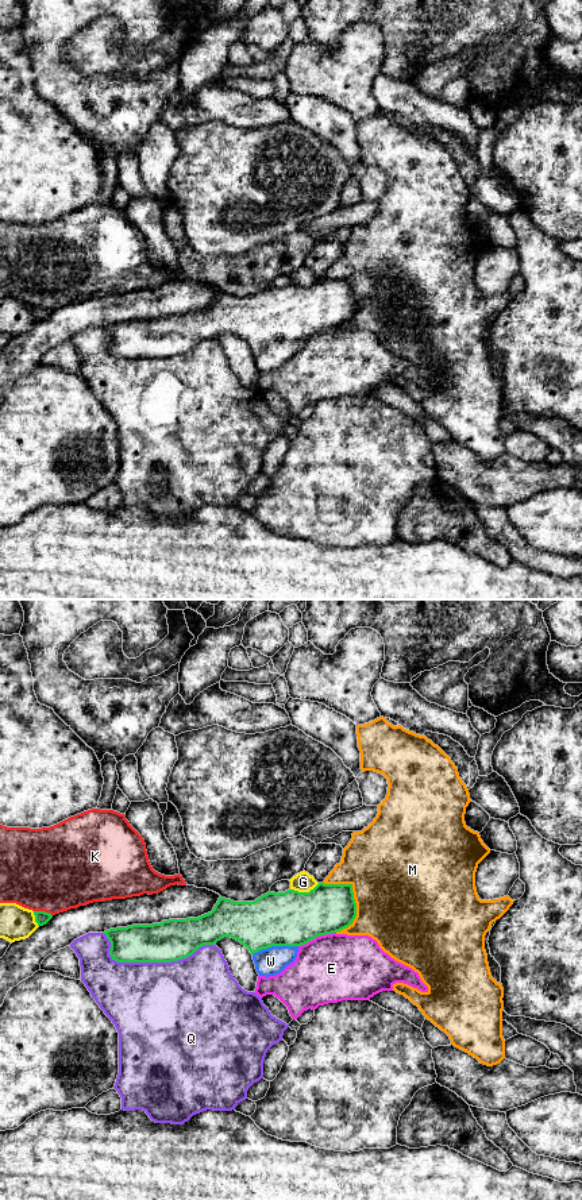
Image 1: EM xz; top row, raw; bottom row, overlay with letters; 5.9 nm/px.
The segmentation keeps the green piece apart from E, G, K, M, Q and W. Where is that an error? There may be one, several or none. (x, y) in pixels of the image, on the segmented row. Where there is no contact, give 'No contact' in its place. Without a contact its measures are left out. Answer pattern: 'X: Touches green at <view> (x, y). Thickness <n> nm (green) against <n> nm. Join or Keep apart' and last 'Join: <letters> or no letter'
E: Touches green at xz (316, 936). Thickness 320 nm (green) against 400 nm. Keep apart
G: Touches green at xz (304, 892). Thickness 320 nm (green) against 120 nm. Keep apart
K: Touches green at xz (43, 911). Thickness 80 nm (green) against 500 nm. Keep apart
M: Touches green at xz (353, 898). Thickness 300 nm (green) against 480 nm. Keep apart
Q: Touches green at xz (151, 961). Thickness 240 nm (green) against 500 nm. Keep apart
W: Touches green at xz (274, 945). Thickness 320 nm (green) against 170 nm. Join
Join: W

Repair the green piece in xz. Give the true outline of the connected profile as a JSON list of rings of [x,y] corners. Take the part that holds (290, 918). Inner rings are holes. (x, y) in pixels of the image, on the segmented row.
[[[319,883],[309,892],[288,890],[267,892],[254,902],[219,898],[213,910],[199,918],[169,919],[153,925],[132,925],[104,931],[111,942],[109,956],[117,962],[171,962],[192,956],[204,945],[231,937],[253,954],[259,976],[275,976],[293,964],[298,948],[316,937],[340,931],[352,925],[356,903],[352,884]]]

